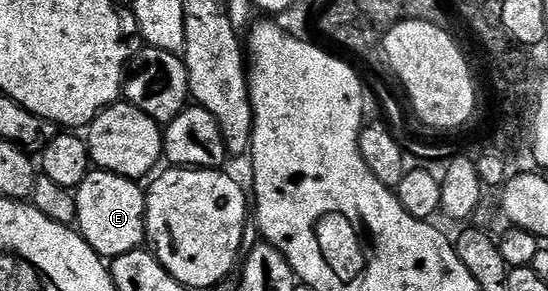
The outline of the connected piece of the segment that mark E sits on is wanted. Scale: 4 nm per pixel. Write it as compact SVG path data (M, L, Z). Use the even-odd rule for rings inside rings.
M105 169L90 171L83 179L83 183L77 186L75 196L77 198L77 225L85 242L103 259L112 259L119 255L127 255L127 251L135 251L146 244L145 235L145 195L146 190L140 189L138 182L131 177L108 173Z

